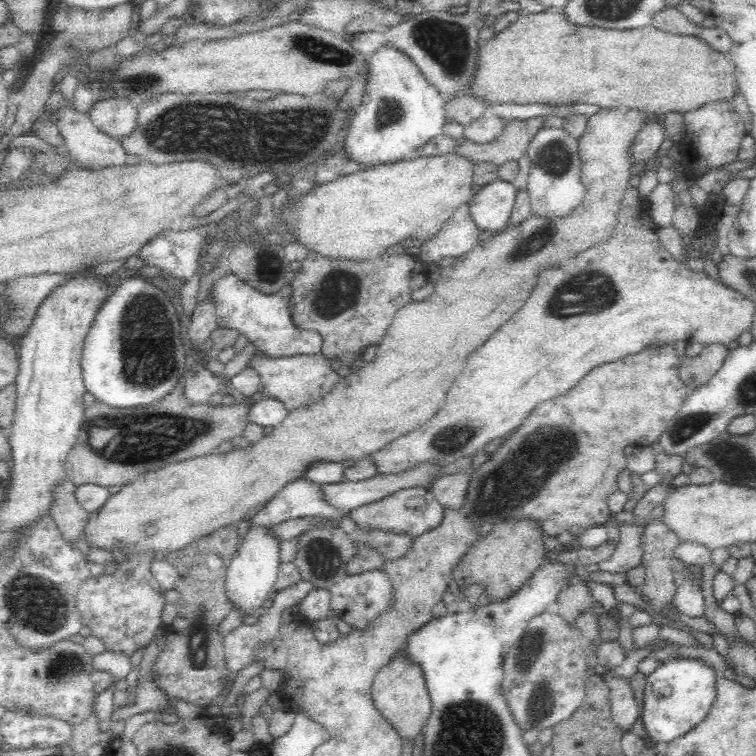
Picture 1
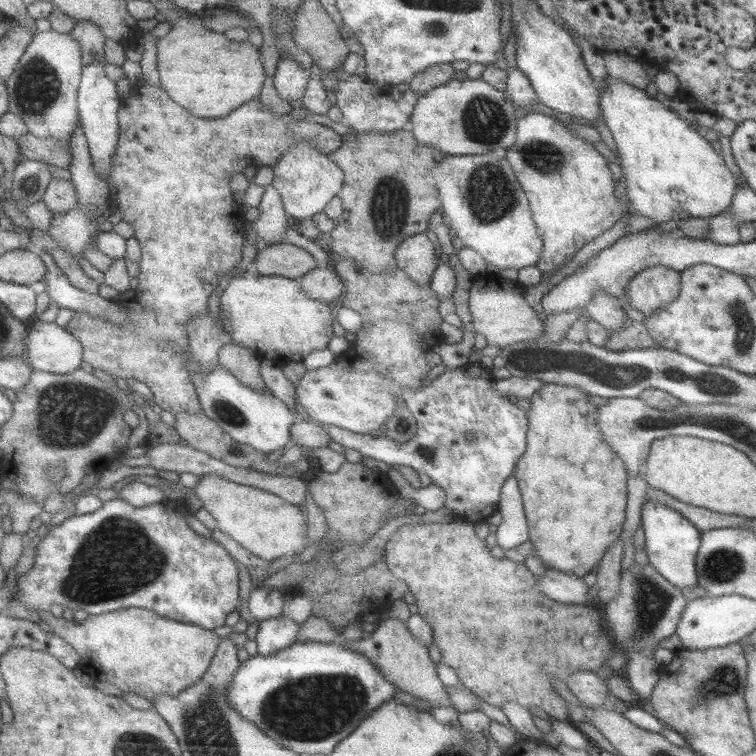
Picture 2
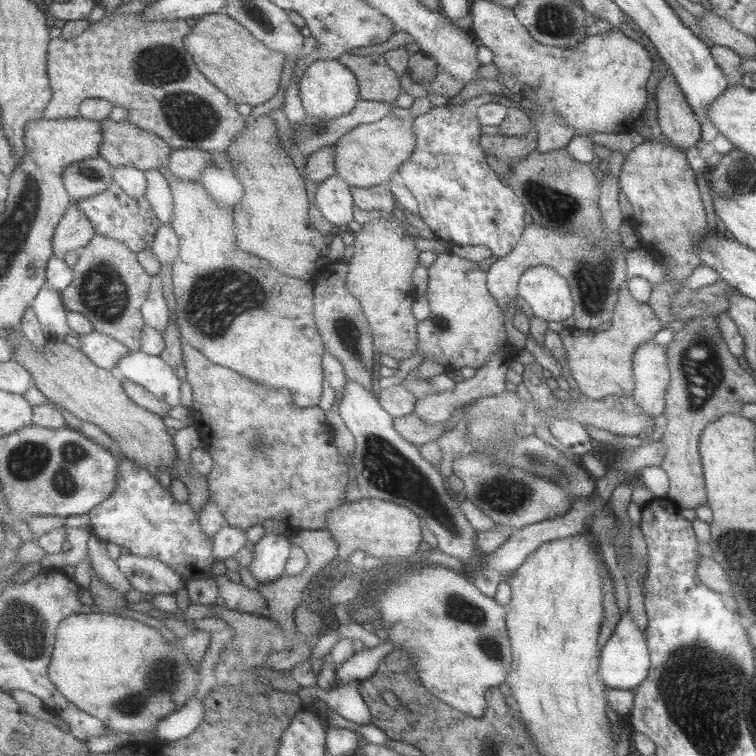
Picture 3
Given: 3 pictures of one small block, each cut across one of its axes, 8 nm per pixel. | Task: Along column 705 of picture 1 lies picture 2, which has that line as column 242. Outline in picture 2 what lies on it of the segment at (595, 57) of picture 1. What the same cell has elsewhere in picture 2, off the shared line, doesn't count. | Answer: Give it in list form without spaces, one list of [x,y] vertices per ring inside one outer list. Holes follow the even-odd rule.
[[[184,14],[174,22],[170,33],[158,42],[158,70],[161,88],[171,94],[175,102],[201,118],[228,117],[233,110],[249,100],[257,99],[268,80],[261,51],[251,42],[234,42],[224,33],[206,30],[201,26],[202,16]]]

